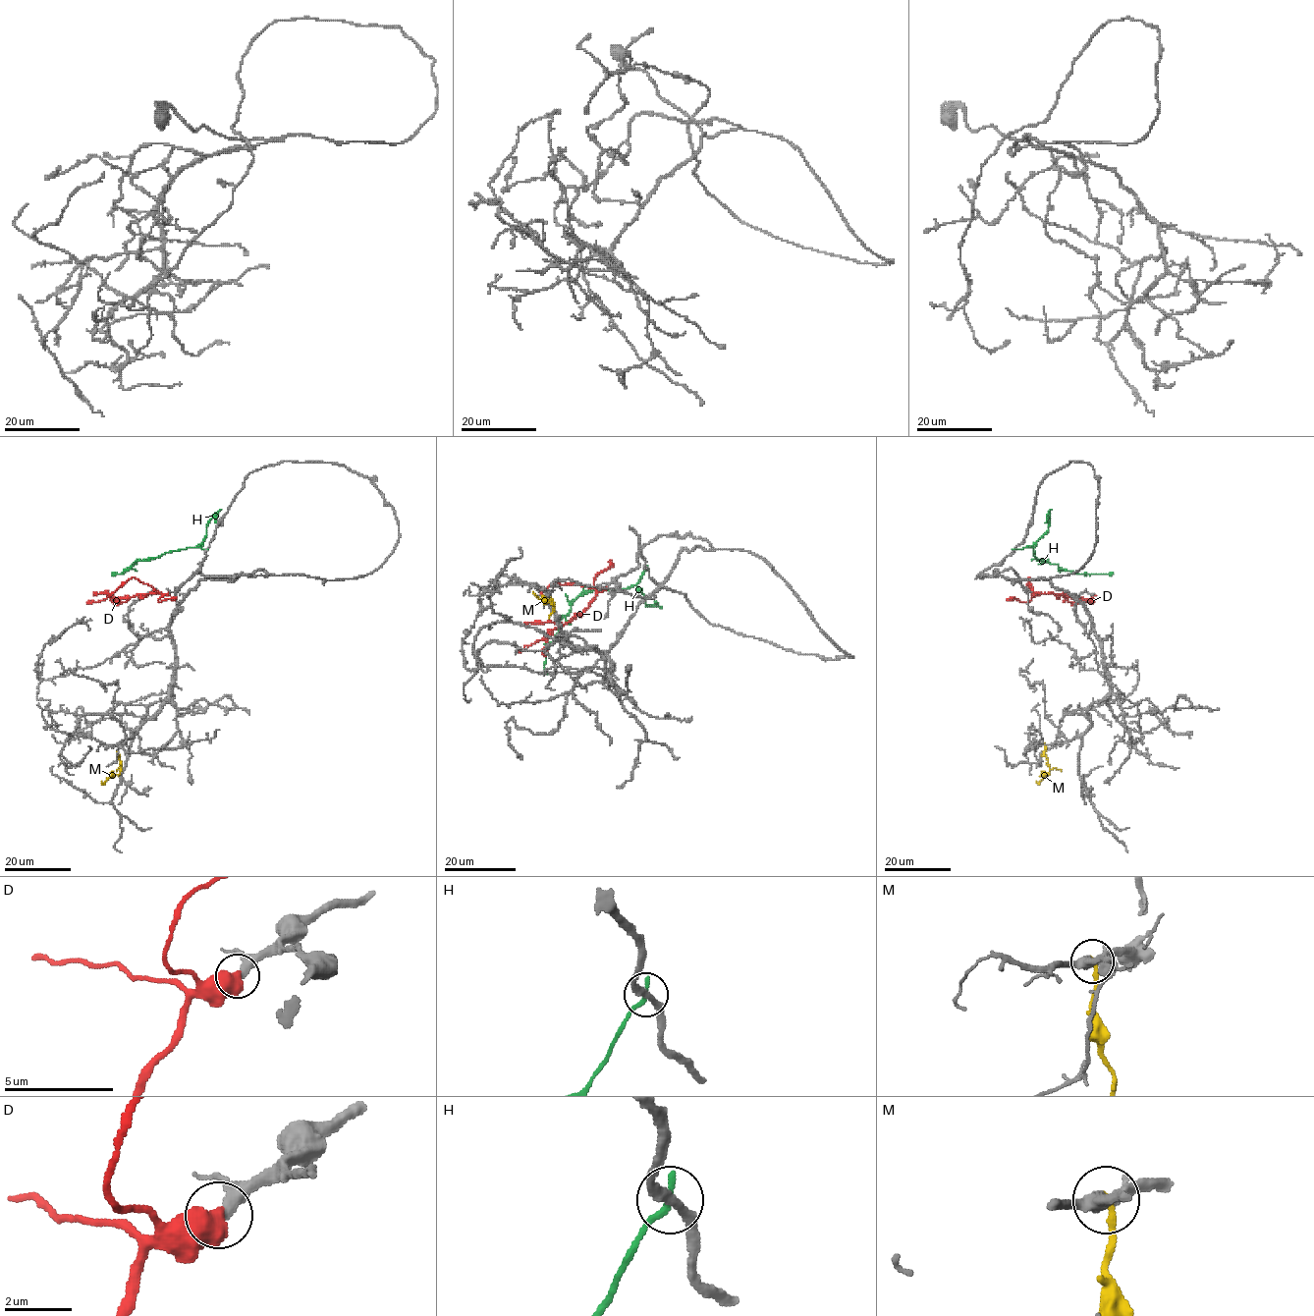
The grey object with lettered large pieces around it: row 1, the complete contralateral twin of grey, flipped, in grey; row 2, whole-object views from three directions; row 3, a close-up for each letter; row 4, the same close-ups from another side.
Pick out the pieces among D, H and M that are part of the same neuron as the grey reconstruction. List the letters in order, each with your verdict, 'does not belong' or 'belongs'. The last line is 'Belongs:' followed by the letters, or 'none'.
D: belongs
H: does not belong
M: does not belong
Belongs: D

